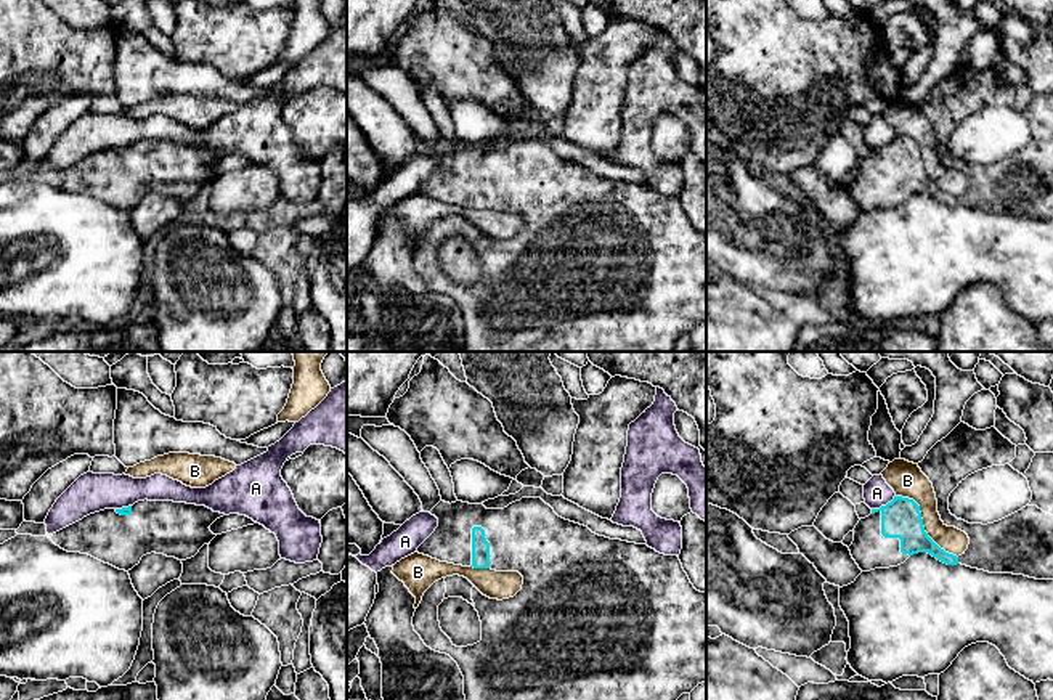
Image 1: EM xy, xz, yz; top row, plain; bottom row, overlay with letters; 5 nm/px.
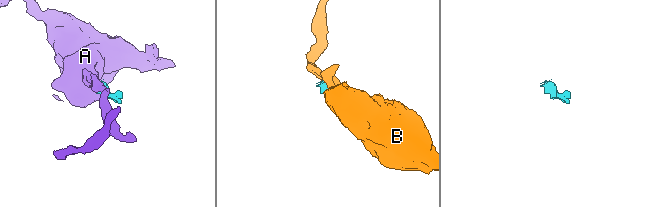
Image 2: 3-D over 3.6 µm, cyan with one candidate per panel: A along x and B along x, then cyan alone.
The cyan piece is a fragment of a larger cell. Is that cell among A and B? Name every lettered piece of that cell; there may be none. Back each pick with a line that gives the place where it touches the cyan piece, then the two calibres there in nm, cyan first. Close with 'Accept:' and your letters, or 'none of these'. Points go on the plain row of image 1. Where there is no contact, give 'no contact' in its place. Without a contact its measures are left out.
Accept: none of these

